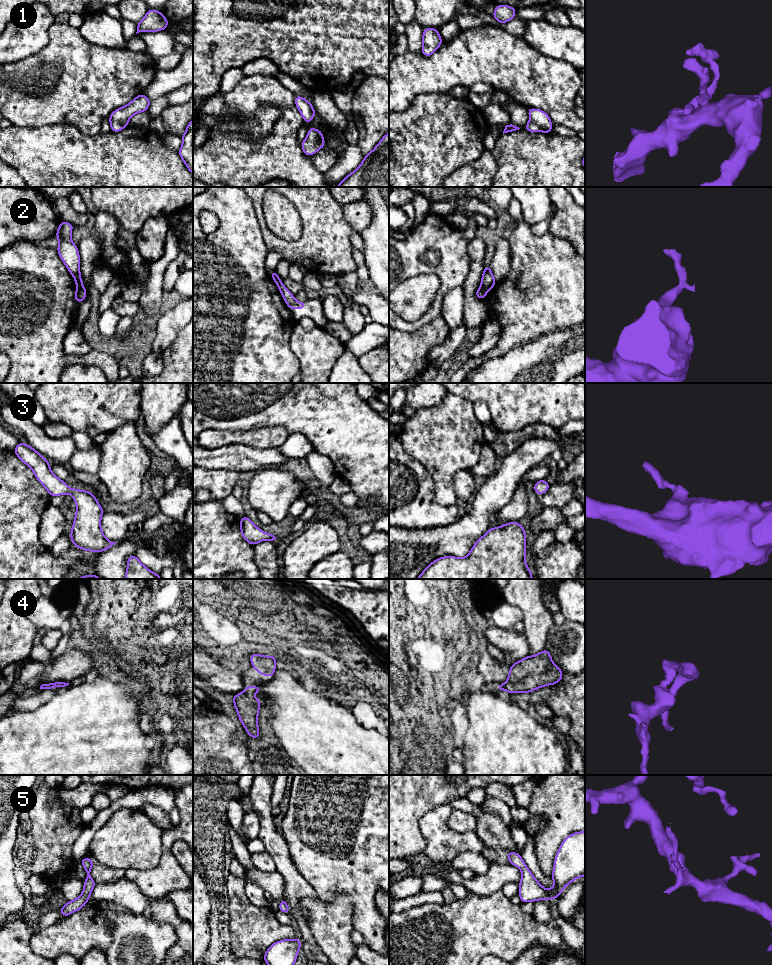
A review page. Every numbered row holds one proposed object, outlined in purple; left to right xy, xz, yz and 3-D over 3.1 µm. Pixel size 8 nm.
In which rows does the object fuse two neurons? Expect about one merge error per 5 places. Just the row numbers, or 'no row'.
2

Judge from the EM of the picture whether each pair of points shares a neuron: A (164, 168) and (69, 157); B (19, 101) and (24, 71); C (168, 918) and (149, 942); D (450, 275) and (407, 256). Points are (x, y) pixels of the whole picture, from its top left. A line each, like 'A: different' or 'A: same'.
A: same
B: same
C: different
D: same

